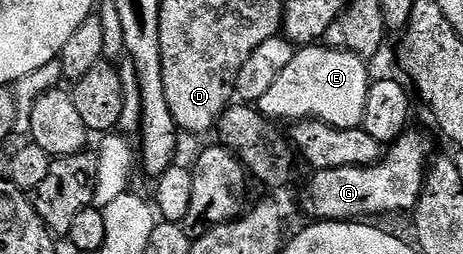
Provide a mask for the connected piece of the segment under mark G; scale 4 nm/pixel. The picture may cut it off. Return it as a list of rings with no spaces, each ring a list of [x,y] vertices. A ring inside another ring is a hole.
[[[405,132],[403,136],[396,142],[391,143],[387,147],[386,153],[383,159],[376,163],[374,166],[351,166],[350,168],[330,168],[329,170],[317,170],[311,176],[312,179],[308,182],[308,195],[304,198],[304,210],[309,214],[309,219],[319,220],[322,222],[351,222],[353,220],[372,220],[375,214],[400,214],[403,210],[408,212],[415,211],[420,194],[424,191],[424,180],[428,173],[428,167],[430,165],[430,157],[428,153],[431,152],[432,146],[428,143],[428,138],[424,134],[412,134],[413,132]]]

